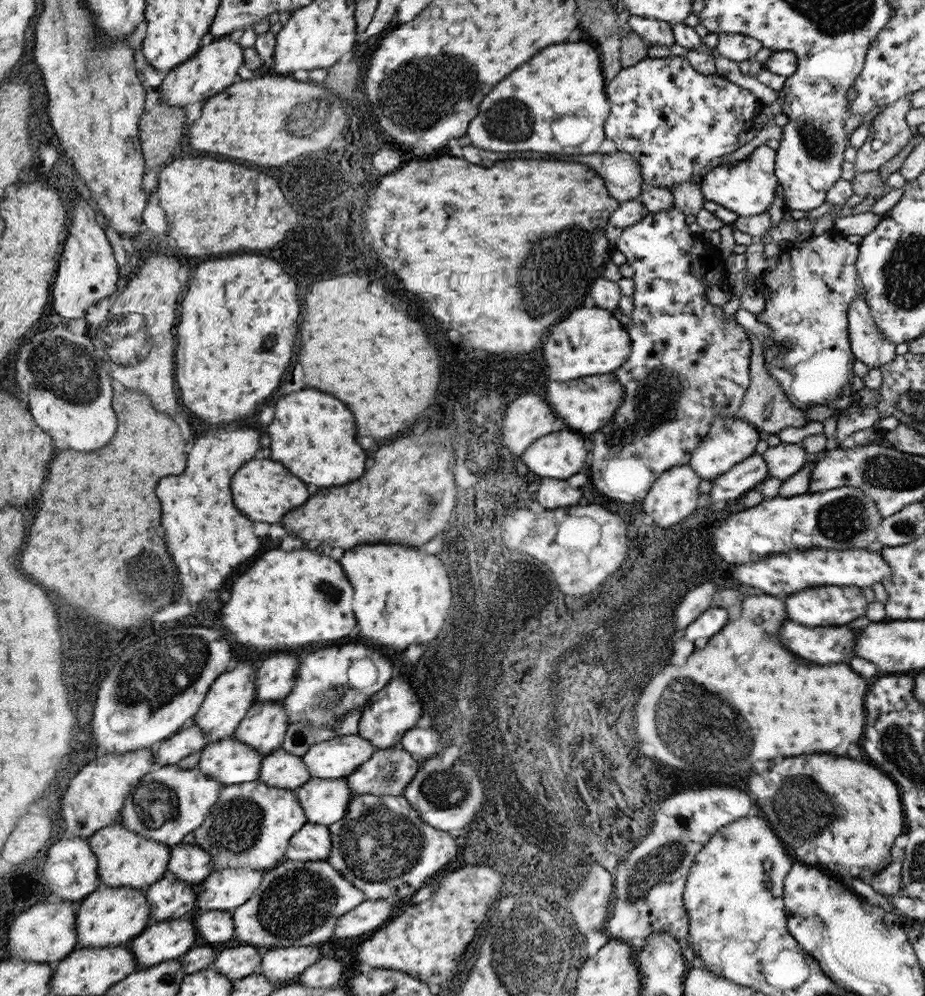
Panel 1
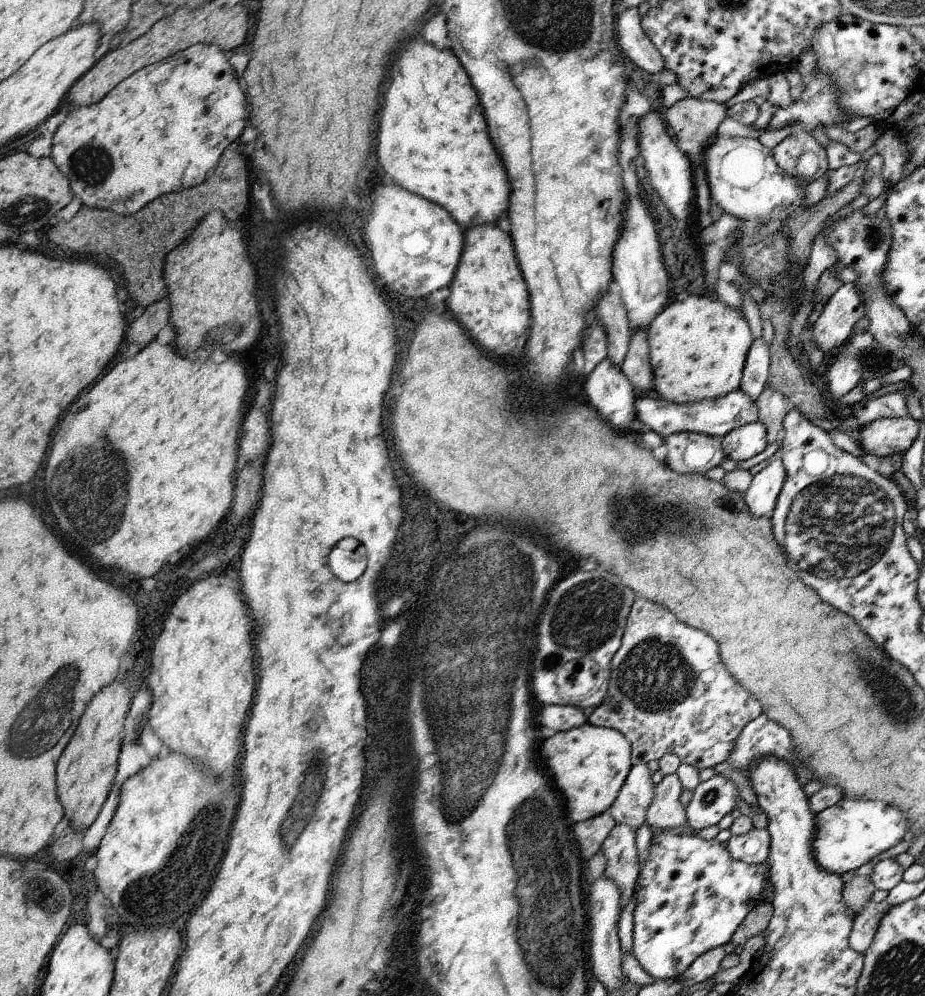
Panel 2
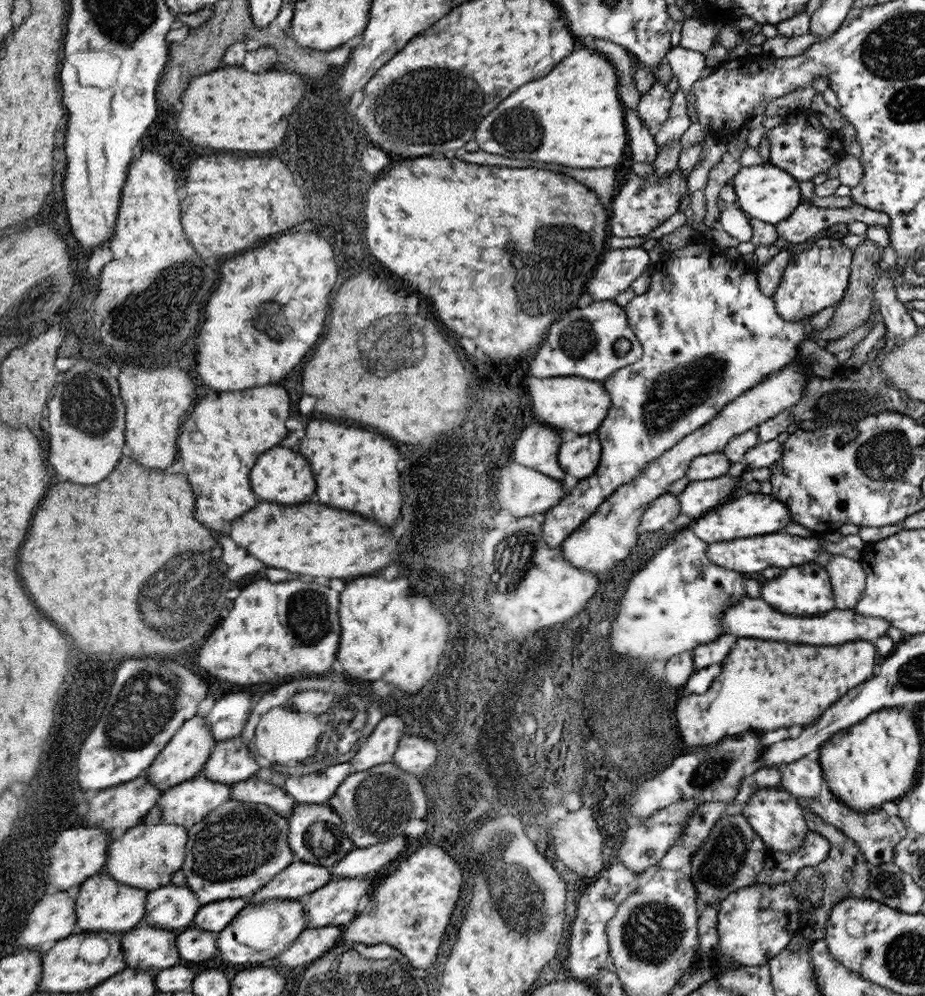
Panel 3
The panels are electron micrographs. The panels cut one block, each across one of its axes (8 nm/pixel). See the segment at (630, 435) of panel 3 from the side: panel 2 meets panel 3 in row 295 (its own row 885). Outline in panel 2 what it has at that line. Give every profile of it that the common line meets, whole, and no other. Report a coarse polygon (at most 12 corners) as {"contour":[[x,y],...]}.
{"contour":[[683,828],[651,840],[633,956],[657,980],[731,942],[767,862]]}

